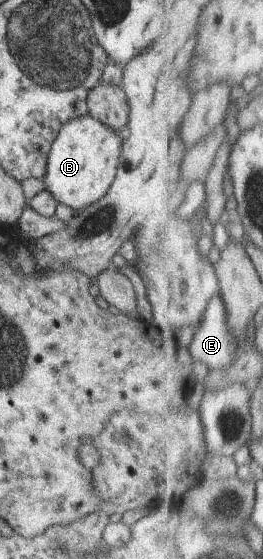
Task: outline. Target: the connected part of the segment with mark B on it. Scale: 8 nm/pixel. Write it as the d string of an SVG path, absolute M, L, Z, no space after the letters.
M86 114L69 120L56 133L56 138L52 141L47 154L45 175L42 178L45 184L44 190L50 192L57 203L68 205L75 212L81 211L104 196L115 180L121 146L122 138L116 134L116 131L93 116Z

